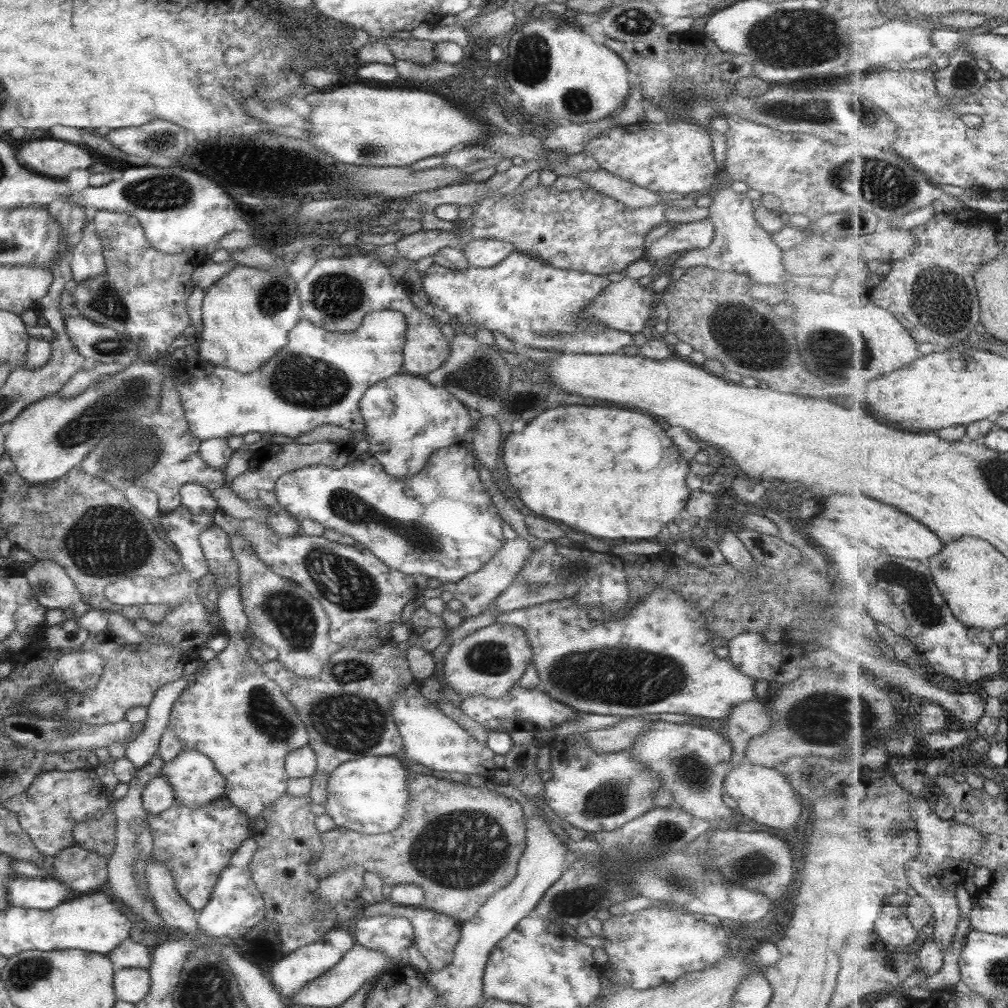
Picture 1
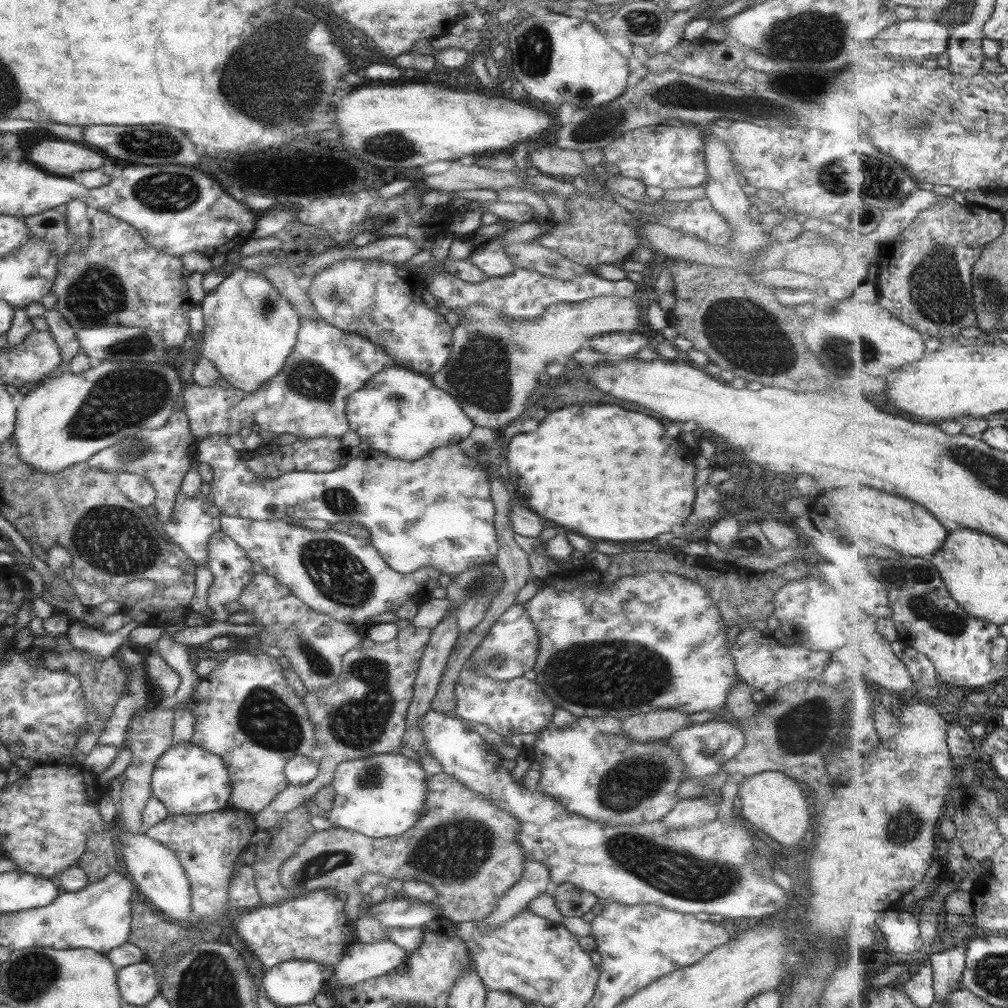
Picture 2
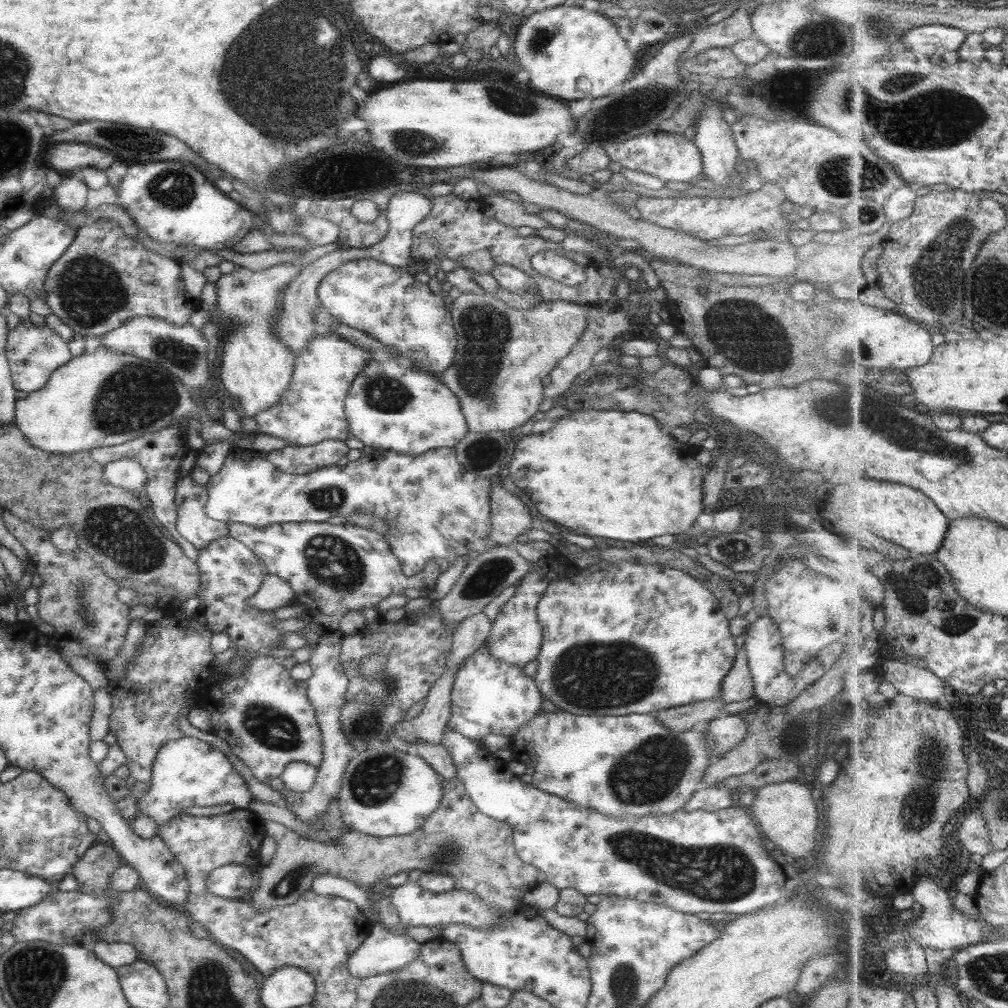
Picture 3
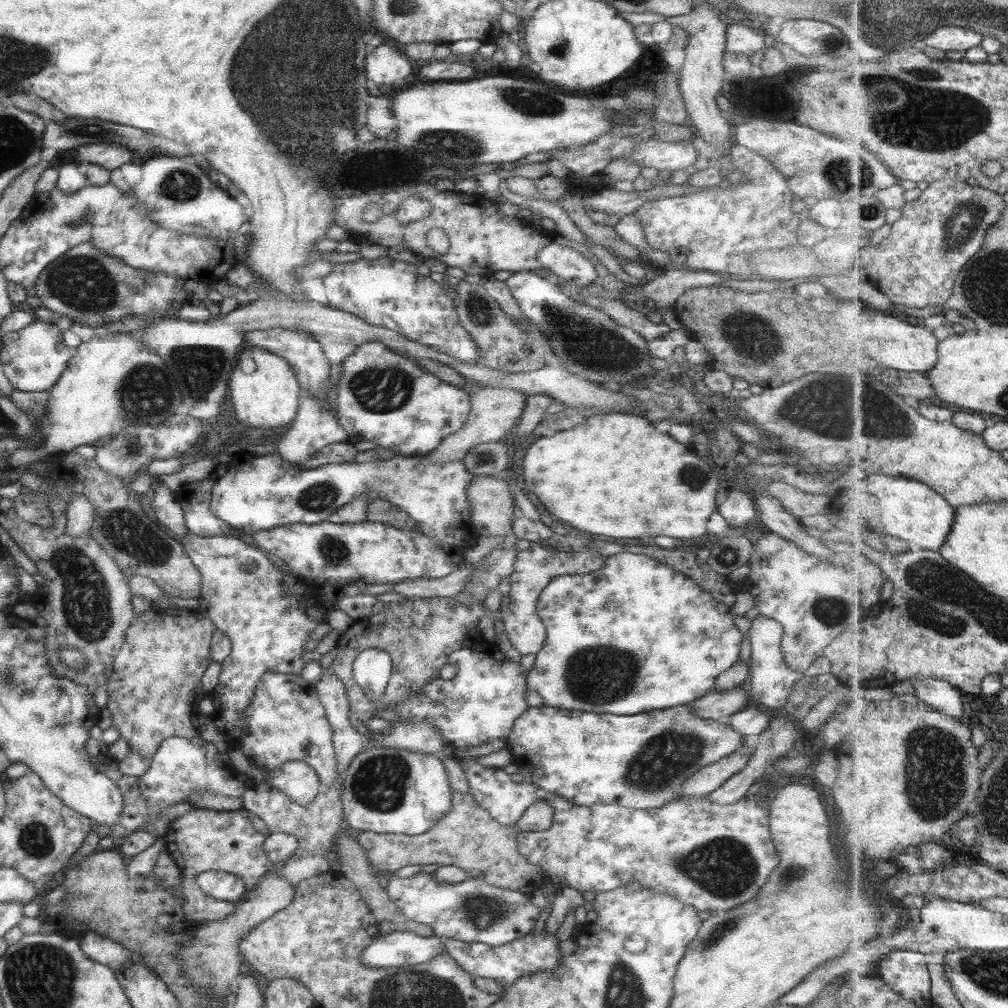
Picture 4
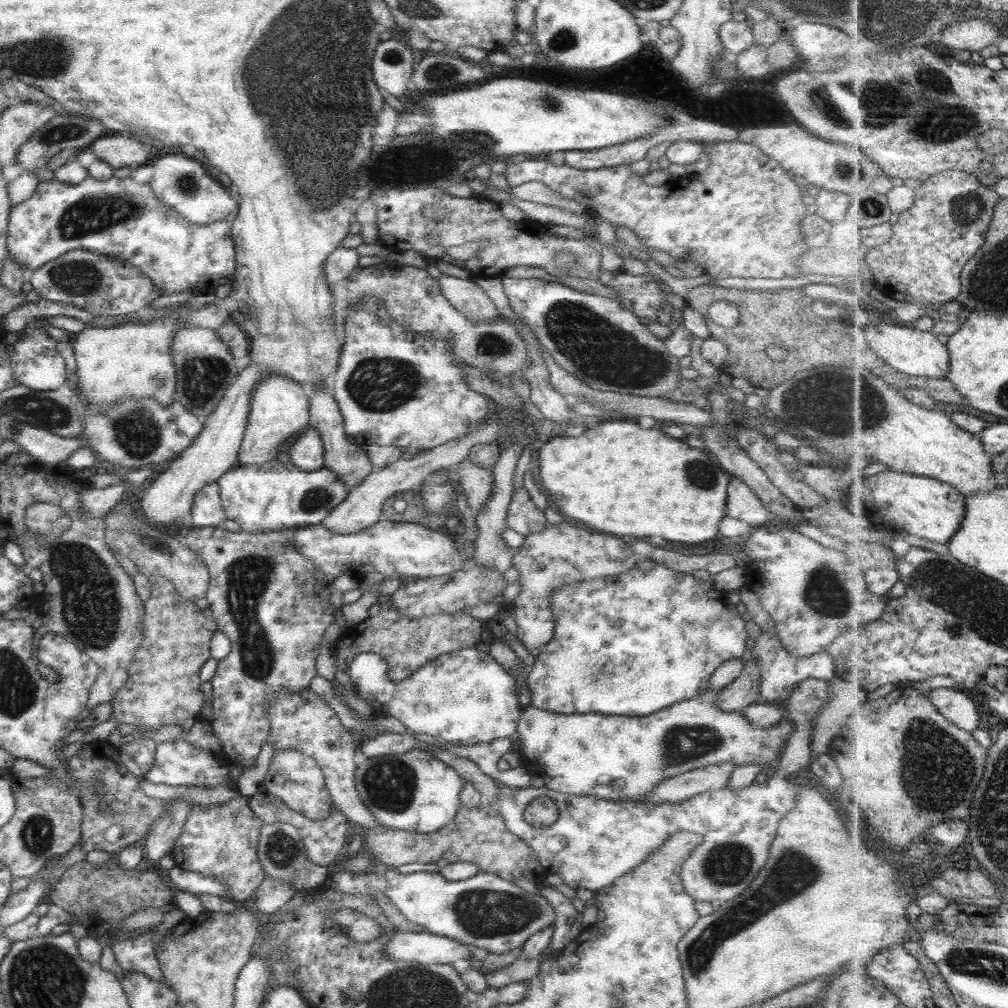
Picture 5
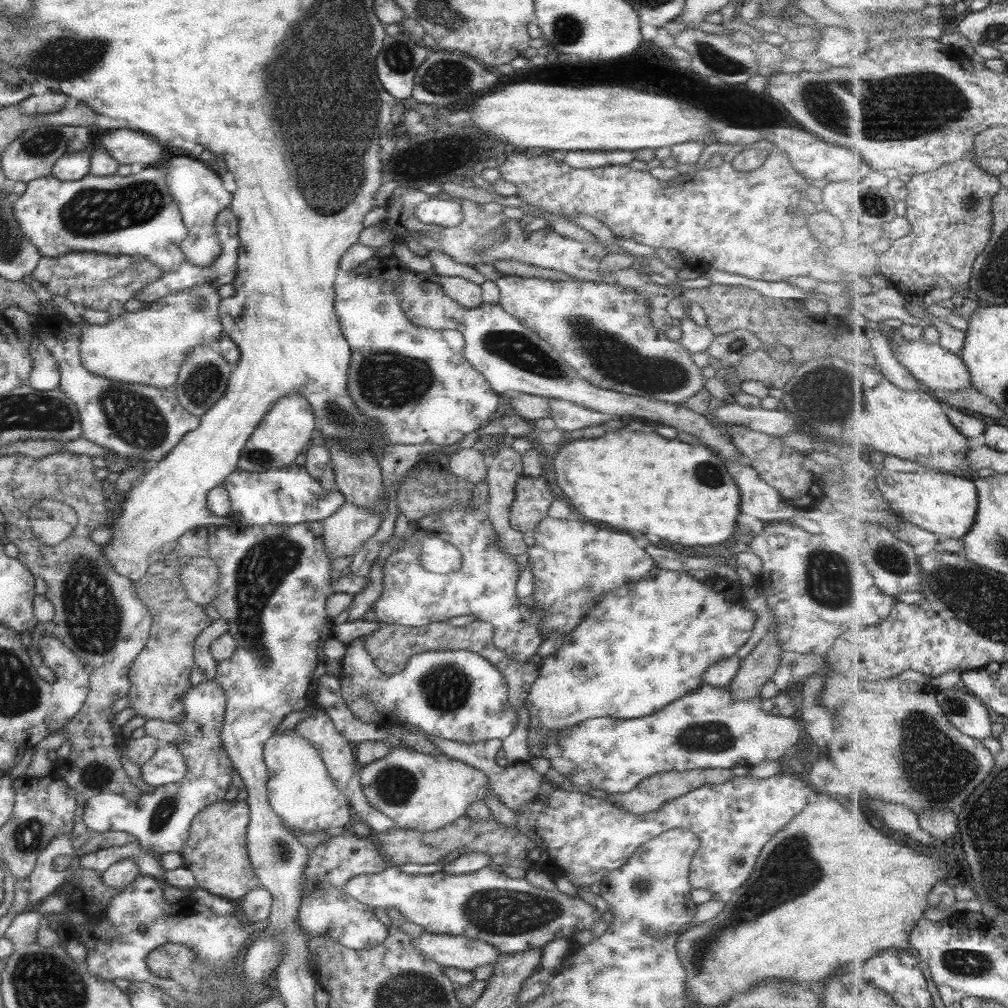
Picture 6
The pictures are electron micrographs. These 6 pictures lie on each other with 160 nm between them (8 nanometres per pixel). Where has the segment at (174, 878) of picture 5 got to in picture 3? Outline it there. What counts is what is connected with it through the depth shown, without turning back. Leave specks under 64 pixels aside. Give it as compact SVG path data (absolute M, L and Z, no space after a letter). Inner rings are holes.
M239 864L219 866L209 872L205 881L207 892L226 899L239 899L253 887L250 870Z

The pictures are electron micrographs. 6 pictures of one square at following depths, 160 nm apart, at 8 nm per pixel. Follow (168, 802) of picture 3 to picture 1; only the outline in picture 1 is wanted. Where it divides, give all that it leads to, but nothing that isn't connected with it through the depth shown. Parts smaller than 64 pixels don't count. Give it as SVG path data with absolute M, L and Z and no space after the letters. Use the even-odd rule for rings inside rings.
M182 750L173 760L163 763L160 774L173 789L174 800L185 806L203 806L224 794L224 778L215 770L204 754L195 750Z

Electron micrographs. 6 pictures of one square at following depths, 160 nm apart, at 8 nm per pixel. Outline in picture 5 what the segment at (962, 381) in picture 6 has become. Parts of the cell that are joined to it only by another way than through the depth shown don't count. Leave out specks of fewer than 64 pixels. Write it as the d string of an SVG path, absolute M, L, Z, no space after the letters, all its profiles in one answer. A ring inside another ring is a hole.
M881 316L879 324L871 322L871 326L865 326L865 336L877 356L881 356L899 372L915 377L949 380L947 376L951 372L951 357L948 346L937 338L935 332L908 328L891 317Z

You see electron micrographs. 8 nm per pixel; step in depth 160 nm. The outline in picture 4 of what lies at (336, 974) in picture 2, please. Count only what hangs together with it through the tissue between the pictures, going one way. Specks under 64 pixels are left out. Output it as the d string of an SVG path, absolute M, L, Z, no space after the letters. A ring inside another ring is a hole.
M407 929L394 930L384 936L377 935L360 954L365 968L393 968L405 964L422 966L436 954L444 951L442 937L423 937Z

